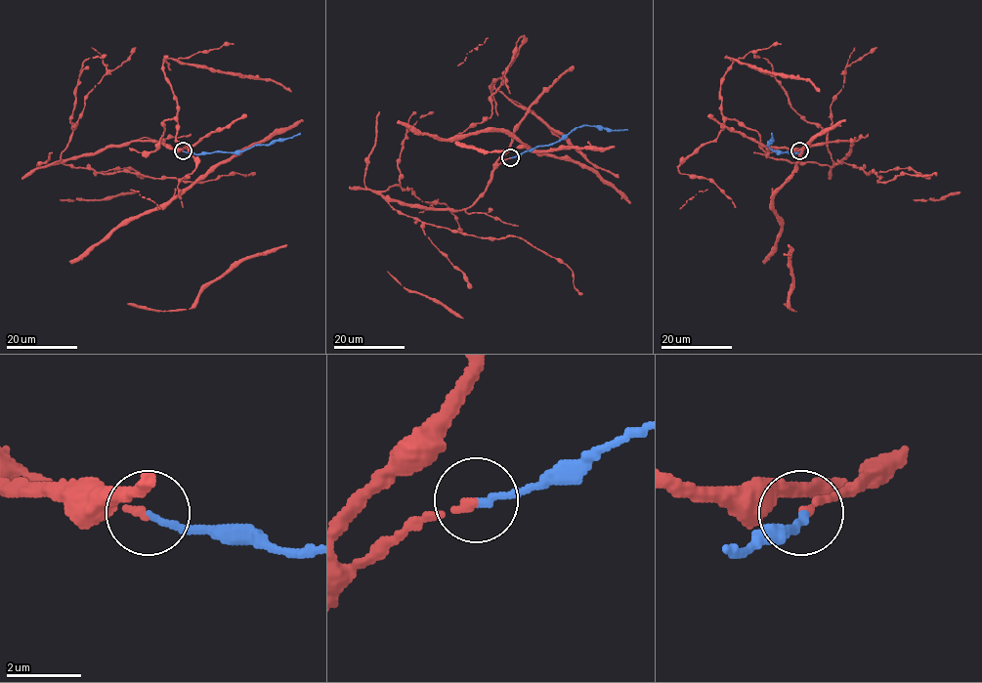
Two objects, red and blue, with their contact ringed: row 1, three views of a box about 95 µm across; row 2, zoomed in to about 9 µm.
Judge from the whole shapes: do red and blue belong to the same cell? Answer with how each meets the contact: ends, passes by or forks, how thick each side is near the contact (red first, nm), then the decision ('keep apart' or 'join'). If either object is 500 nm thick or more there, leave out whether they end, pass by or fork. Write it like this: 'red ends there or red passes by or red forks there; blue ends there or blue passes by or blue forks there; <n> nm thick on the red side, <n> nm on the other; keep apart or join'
red ends there; blue ends there; 240 nm thick on the red side, 190 nm on the other; join

